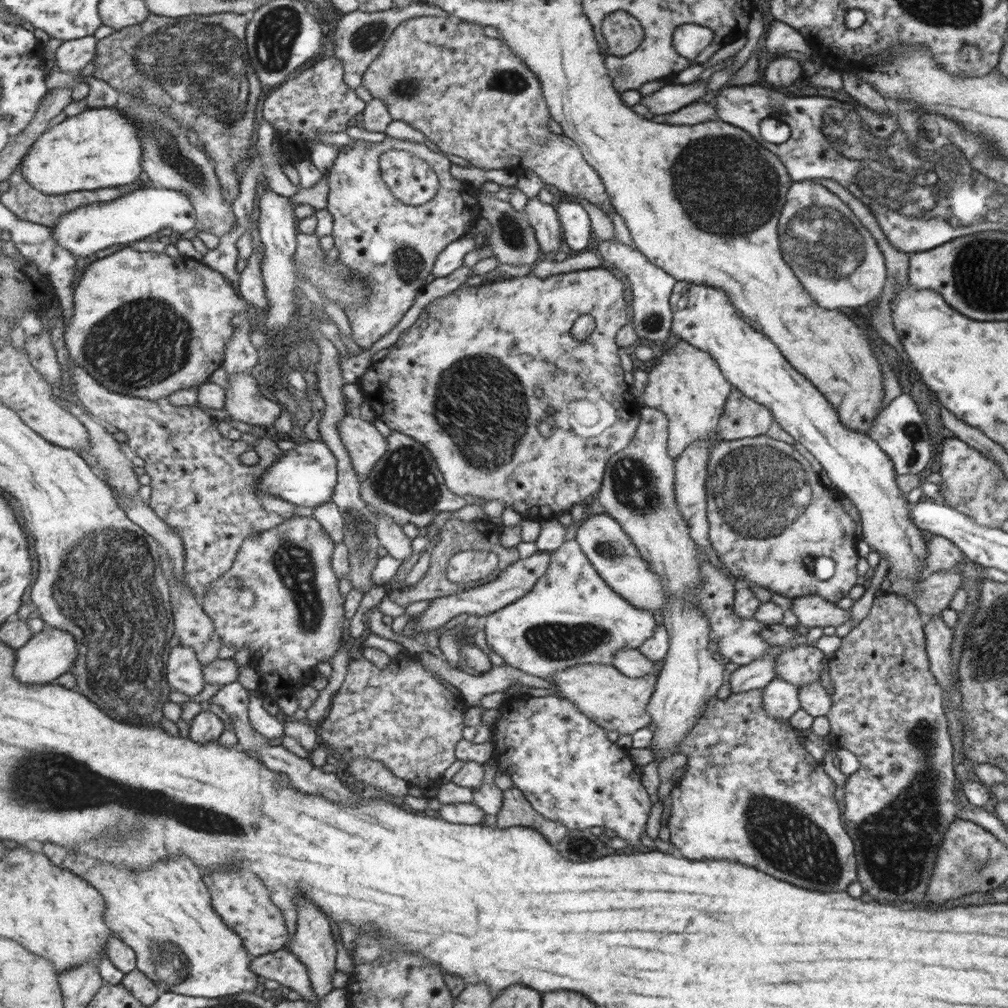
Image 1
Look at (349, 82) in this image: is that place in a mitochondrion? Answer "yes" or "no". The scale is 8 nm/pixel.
no

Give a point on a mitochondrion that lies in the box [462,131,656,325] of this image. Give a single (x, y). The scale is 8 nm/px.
(512, 234)

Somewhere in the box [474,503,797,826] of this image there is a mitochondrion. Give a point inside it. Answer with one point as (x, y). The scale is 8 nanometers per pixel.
(554, 642)

